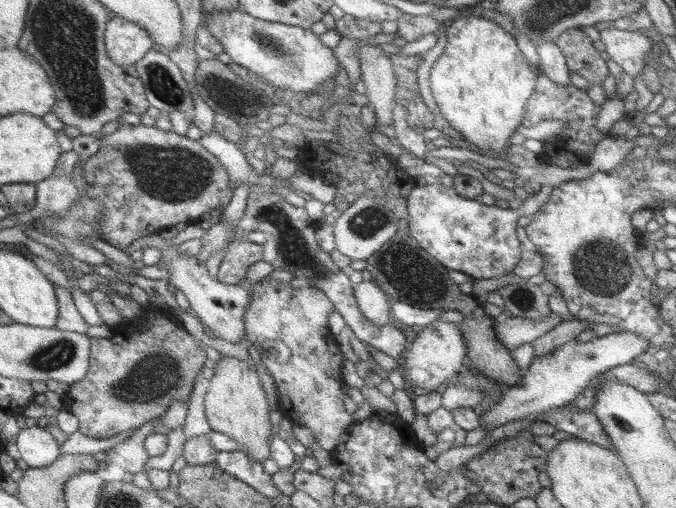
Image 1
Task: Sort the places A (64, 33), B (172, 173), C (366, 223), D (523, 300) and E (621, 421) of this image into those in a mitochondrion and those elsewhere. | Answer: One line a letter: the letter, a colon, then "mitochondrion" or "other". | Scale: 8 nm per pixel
A: mitochondrion
B: mitochondrion
C: mitochondrion
D: mitochondrion
E: mitochondrion

